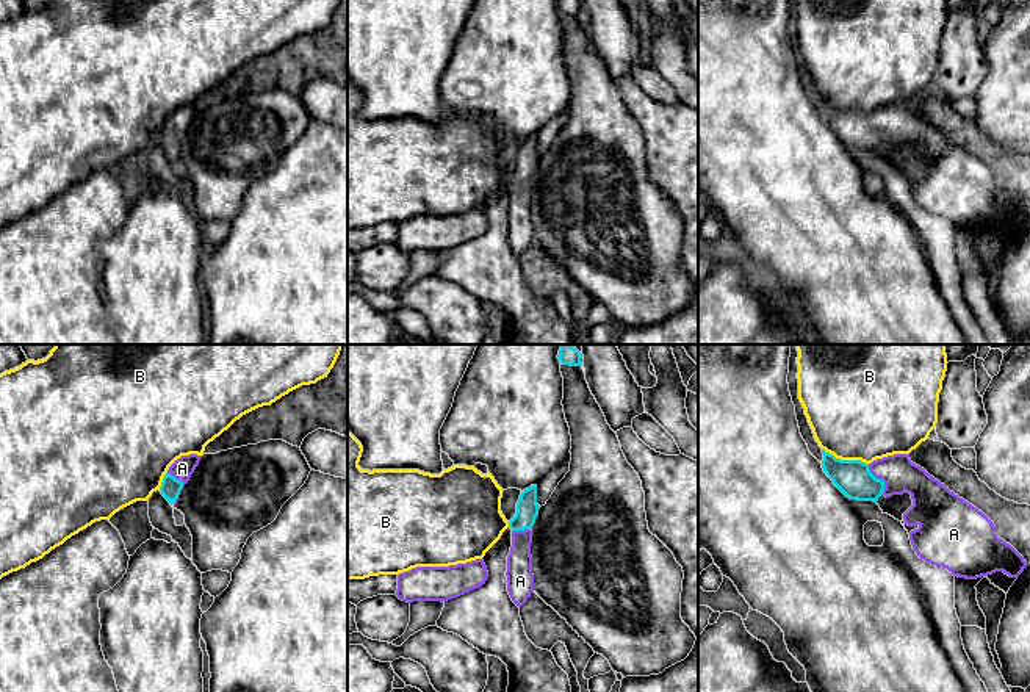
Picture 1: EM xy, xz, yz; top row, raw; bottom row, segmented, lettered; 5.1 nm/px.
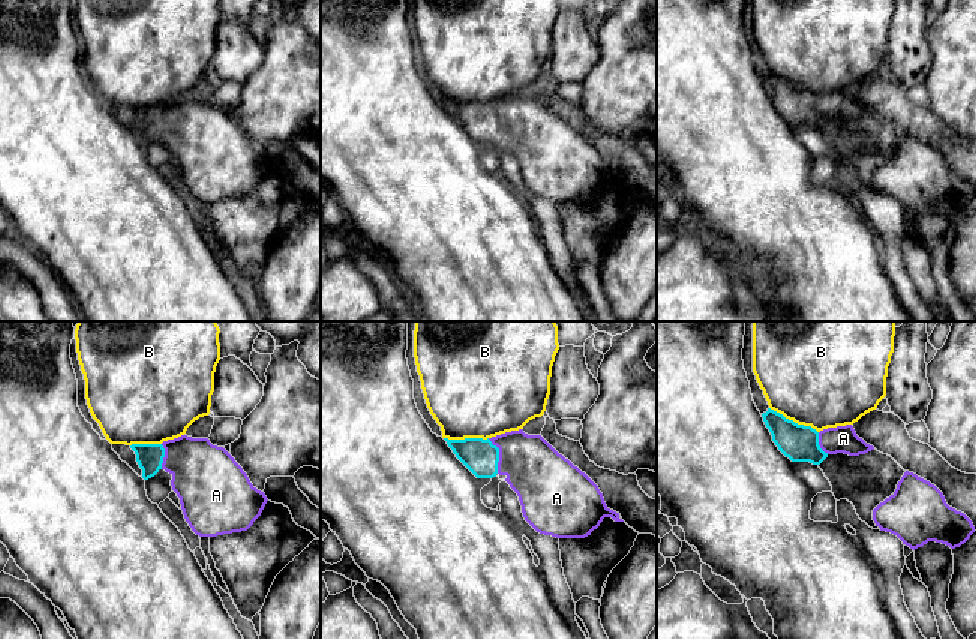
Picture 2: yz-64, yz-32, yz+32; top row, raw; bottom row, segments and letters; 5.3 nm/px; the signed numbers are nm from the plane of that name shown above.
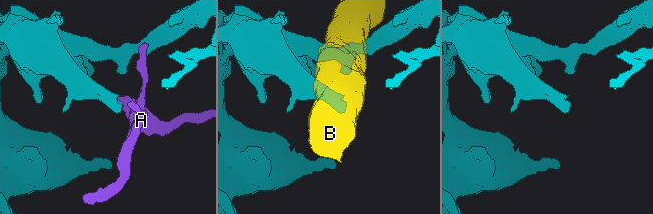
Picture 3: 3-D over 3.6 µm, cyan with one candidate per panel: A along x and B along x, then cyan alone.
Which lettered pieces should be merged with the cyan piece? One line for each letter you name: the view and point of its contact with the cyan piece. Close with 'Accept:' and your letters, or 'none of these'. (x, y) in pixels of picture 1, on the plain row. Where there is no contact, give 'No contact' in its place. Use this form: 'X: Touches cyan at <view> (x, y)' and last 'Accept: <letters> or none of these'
A: Touches cyan at yz (880, 129)
Accept: A

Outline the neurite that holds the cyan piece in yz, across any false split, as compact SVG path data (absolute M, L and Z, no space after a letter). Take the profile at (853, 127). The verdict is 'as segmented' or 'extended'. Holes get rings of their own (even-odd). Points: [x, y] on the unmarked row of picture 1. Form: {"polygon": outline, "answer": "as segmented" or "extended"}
{"polygon": "M825 99L822 102L823 121L850 149L877 152L881 144L886 147L905 141L911 144L913 155L903 163L903 171L908 175L919 175L909 182L909 189L916 204L925 211L947 218L953 225L966 229L977 229L996 221L1017 227L1027 216L1024 207L997 186L994 172L981 160L913 113L909 103L888 105L867 114L861 110L836 108Z", "answer": "extended"}

